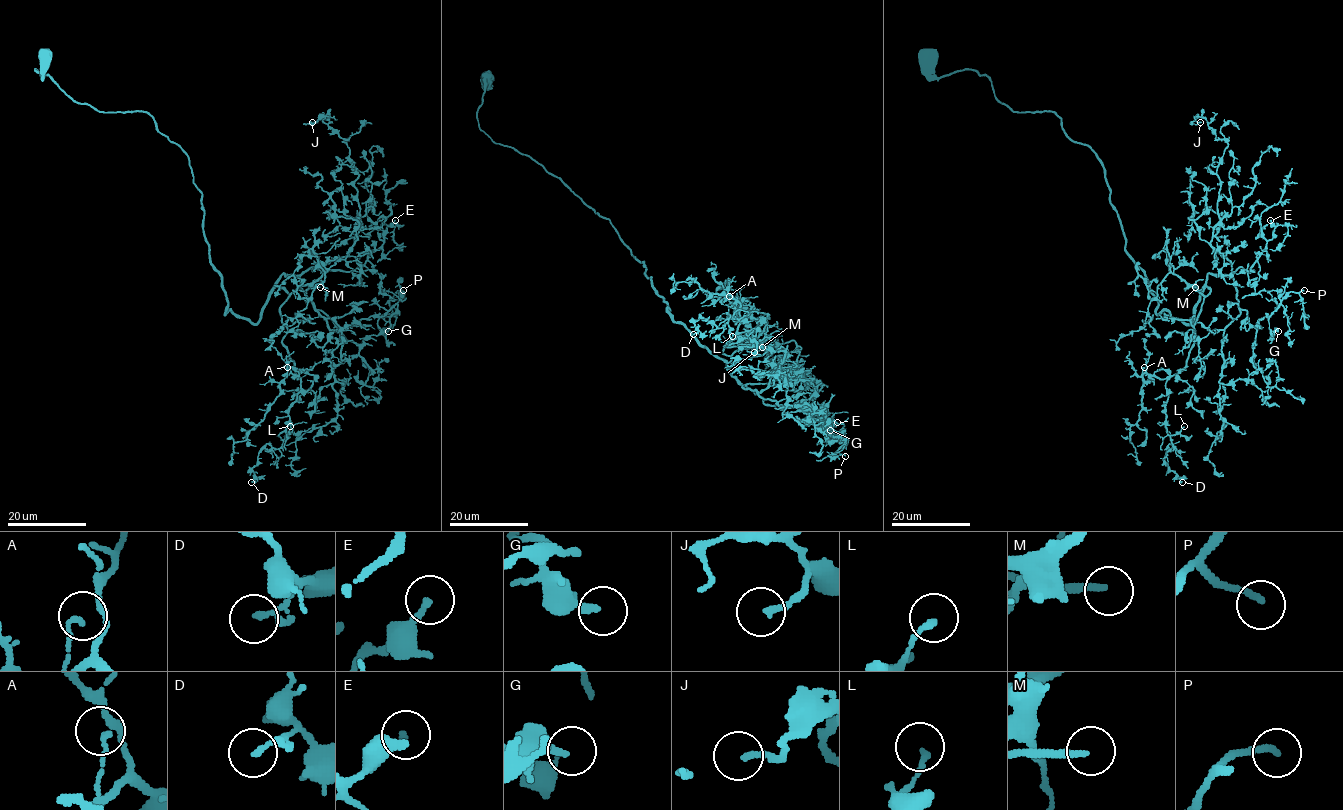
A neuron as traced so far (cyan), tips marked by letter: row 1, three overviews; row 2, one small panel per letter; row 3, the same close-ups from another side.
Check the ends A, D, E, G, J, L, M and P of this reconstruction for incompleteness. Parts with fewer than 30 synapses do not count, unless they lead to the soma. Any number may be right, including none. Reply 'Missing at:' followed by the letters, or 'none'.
Missing at: M, P

